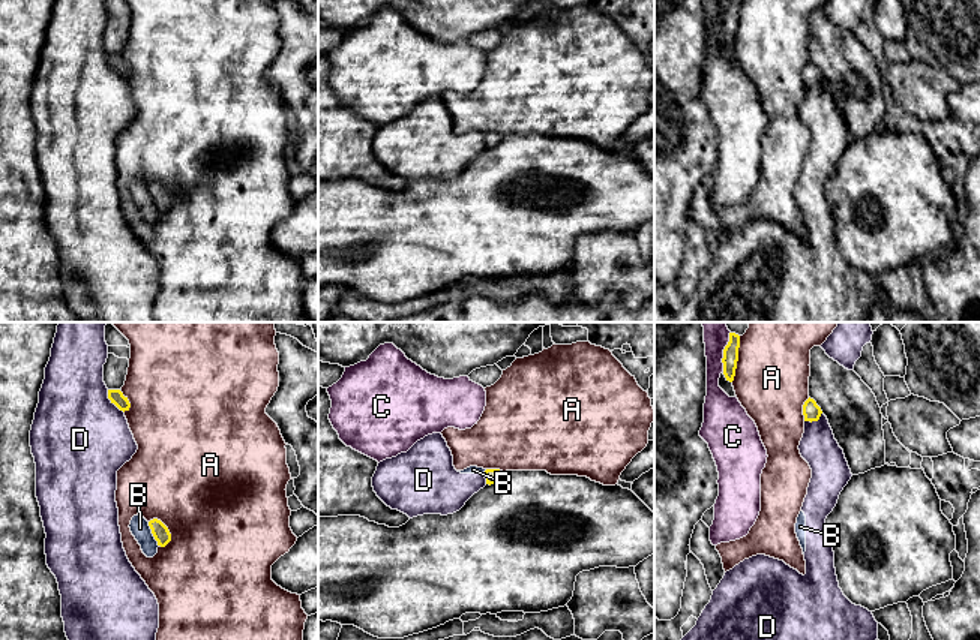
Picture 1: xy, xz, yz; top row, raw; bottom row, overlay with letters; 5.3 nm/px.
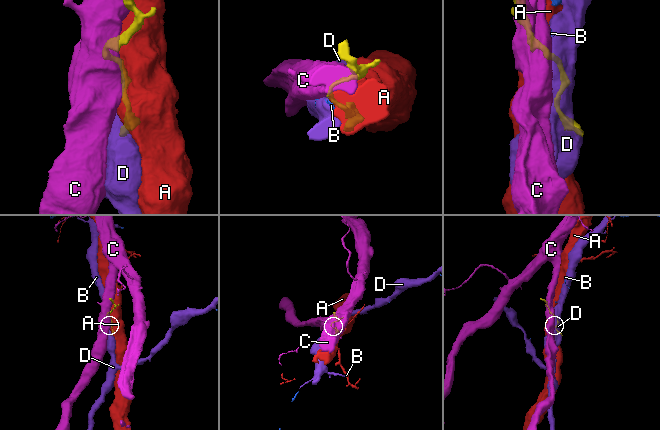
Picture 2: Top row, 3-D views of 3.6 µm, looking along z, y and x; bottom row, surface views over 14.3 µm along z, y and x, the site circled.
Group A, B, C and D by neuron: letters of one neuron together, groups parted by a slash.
A / B D / C

